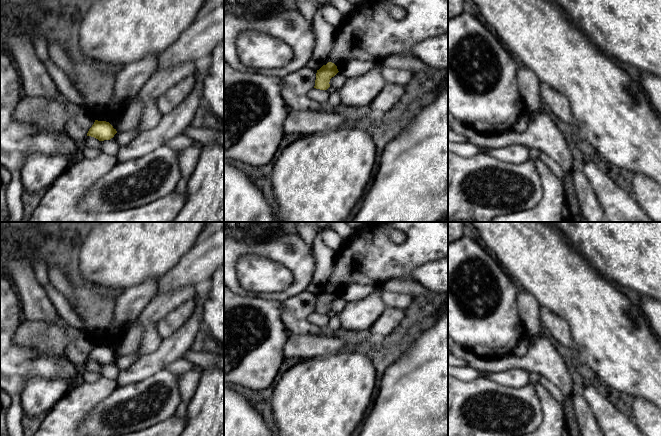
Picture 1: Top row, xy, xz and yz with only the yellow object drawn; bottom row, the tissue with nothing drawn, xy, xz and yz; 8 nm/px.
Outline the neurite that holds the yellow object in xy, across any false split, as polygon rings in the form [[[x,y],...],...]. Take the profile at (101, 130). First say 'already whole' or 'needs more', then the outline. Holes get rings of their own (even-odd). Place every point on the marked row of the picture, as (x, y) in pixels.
already whole; [[[95,120],[87,136],[94,137],[99,141],[104,141],[113,138],[116,133],[116,129],[114,129],[109,122]]]

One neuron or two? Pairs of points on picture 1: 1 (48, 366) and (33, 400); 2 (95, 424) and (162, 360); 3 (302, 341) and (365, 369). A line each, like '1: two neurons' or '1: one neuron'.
1: two neurons
2: two neurons
3: two neurons

